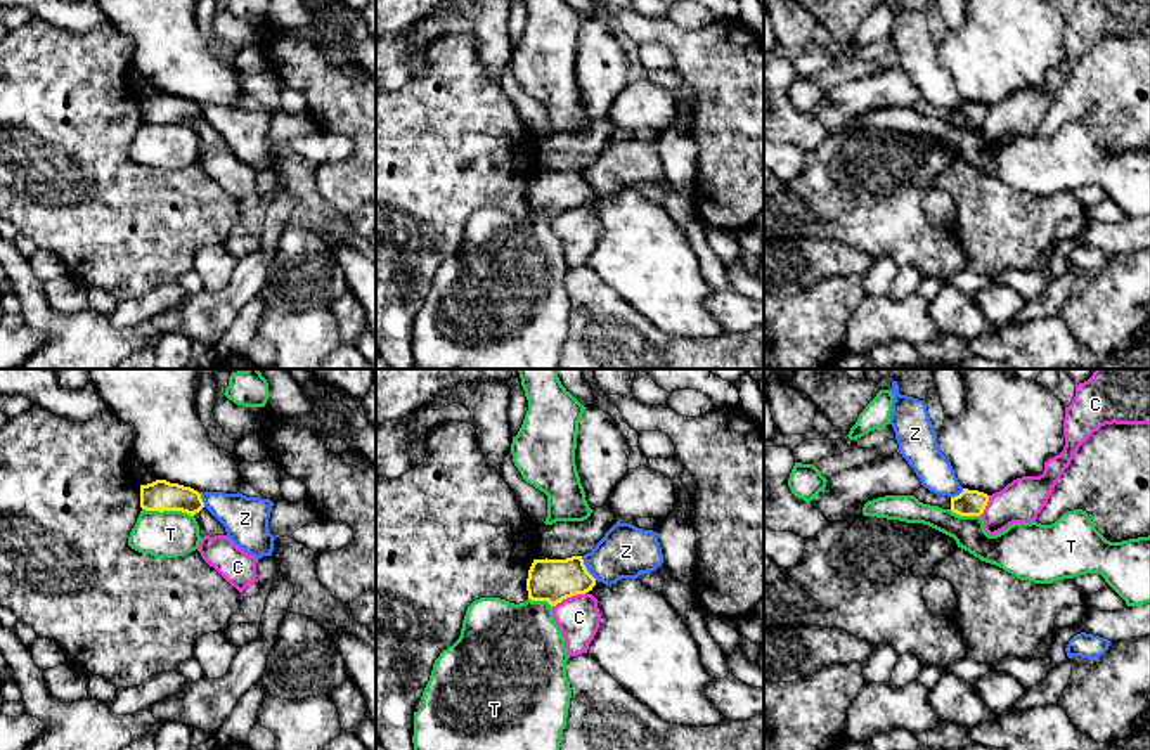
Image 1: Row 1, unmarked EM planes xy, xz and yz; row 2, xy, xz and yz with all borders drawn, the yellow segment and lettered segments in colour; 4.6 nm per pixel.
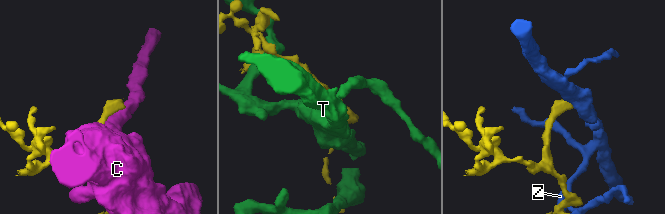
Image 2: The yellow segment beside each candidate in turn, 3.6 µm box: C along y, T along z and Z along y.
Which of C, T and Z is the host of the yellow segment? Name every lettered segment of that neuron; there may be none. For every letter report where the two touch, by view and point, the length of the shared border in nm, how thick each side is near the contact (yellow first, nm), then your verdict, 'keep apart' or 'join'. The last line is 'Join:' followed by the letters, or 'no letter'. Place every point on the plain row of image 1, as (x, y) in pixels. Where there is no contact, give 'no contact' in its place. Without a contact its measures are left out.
C: meets yellow in xz at (568, 208); contact 180 nm long; 200 nm thick on the yellow side, 200 nm on the other; keep apart
T: meets yellow in xy at (168, 122); contact 240 nm long; 140 nm thick on the yellow side, 220 nm on the other; keep apart
Z: meets yellow in xz at (586, 181); contact 130 nm long; 200 nm thick on the yellow side, 260 nm on the other; keep apart
Join: no letter

